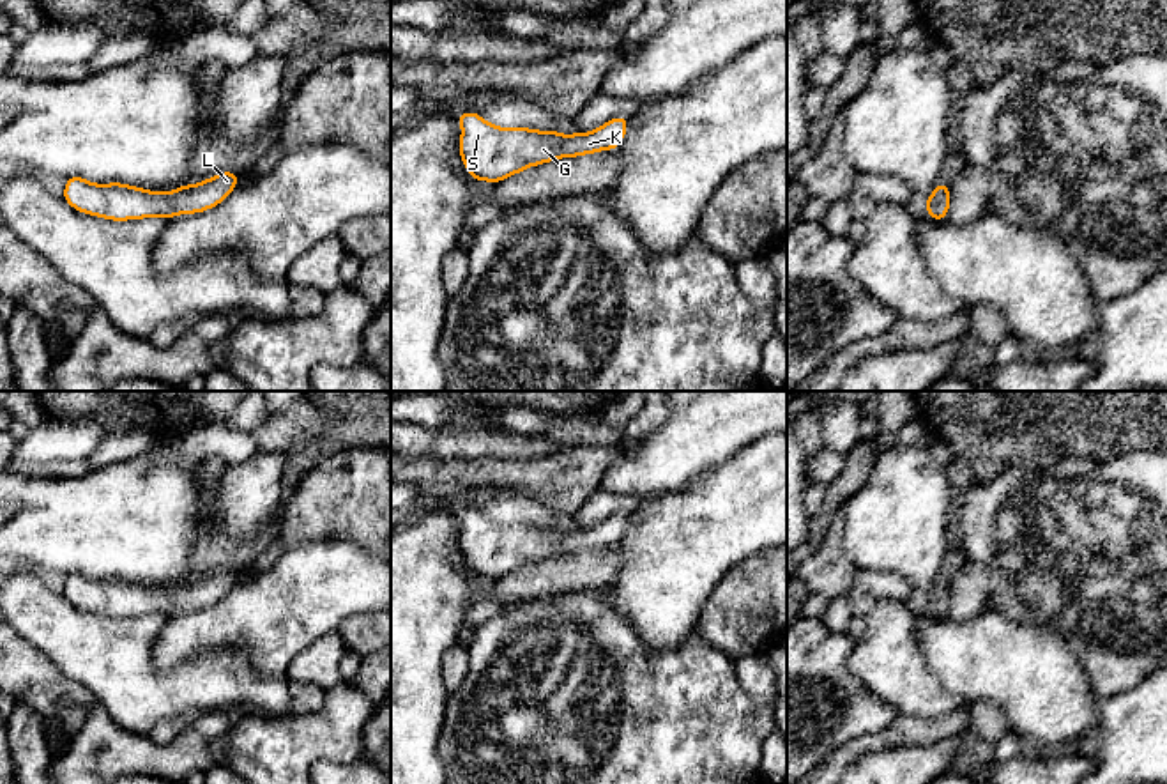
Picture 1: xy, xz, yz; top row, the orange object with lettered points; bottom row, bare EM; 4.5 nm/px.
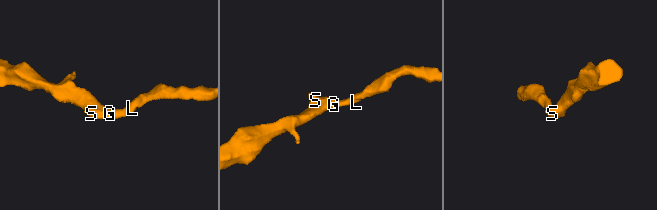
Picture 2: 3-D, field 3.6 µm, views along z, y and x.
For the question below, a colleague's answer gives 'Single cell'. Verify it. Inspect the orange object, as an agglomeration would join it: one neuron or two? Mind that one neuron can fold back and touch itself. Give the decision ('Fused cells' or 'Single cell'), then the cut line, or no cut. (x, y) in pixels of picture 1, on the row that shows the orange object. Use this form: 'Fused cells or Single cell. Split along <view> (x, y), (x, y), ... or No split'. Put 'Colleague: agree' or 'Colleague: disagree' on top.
Colleague: agree
Single cell. No split

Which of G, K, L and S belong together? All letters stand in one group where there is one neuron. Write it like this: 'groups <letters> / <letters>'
groups G K L S

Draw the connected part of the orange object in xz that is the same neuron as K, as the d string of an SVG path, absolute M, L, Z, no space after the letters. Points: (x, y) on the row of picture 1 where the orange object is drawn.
M476 111L458 113L461 136L458 150L465 170L476 181L497 184L529 166L561 158L614 150L626 136L628 117L614 117L591 133L569 136L530 127L499 127Z

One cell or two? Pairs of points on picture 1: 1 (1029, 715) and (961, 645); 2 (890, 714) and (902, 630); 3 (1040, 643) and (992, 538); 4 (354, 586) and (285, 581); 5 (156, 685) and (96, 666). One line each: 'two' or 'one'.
1: one
2: two
3: two
4: one
5: one

